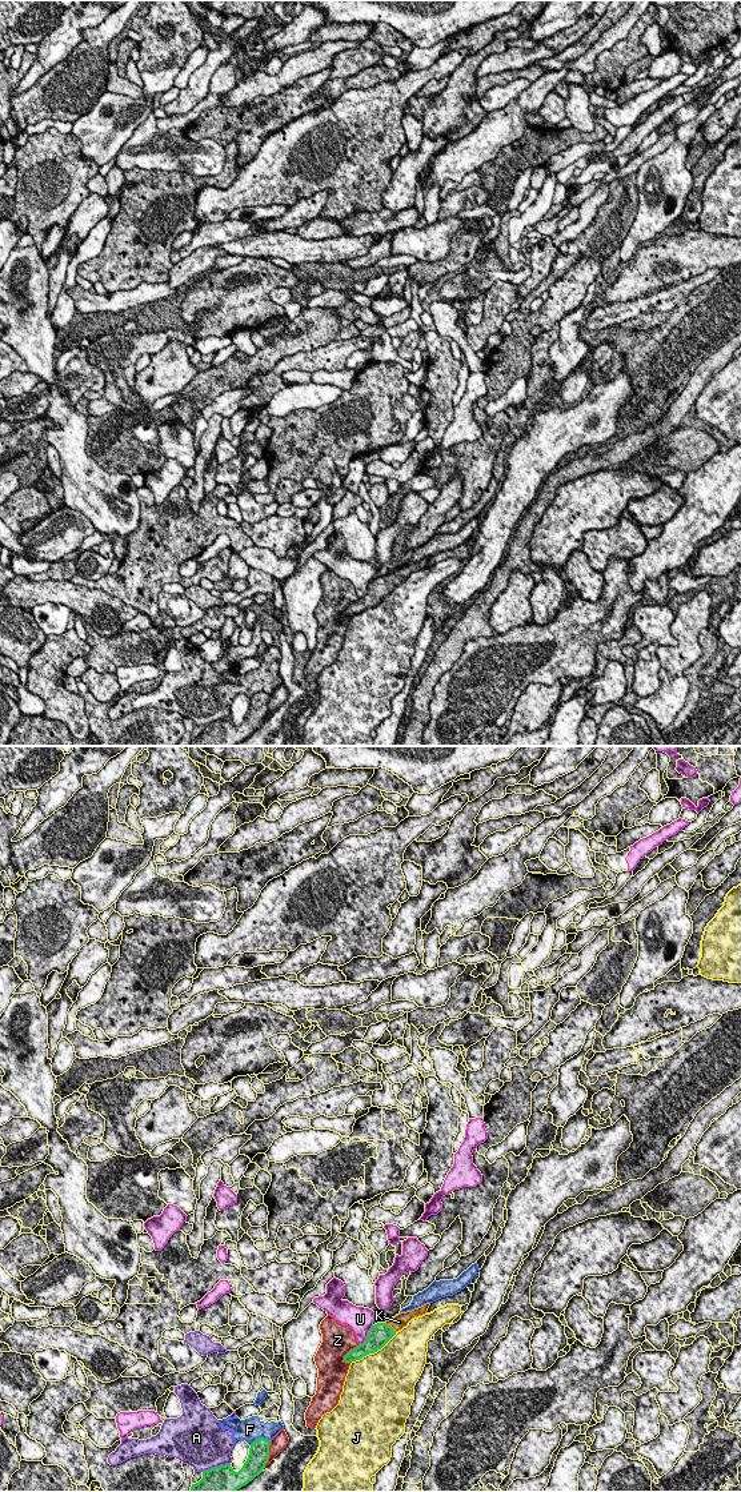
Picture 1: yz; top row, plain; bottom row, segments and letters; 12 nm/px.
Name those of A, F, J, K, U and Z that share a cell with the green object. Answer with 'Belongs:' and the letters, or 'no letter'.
Belongs: K

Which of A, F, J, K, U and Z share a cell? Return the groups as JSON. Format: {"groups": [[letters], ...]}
{"groups": [["A", "F"], ["J"], ["K"], ["U"], ["Z"]]}

